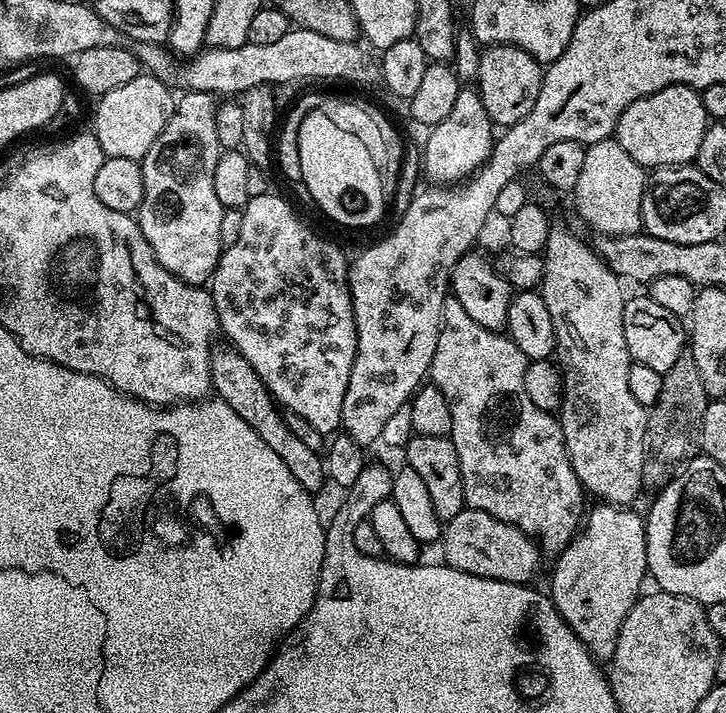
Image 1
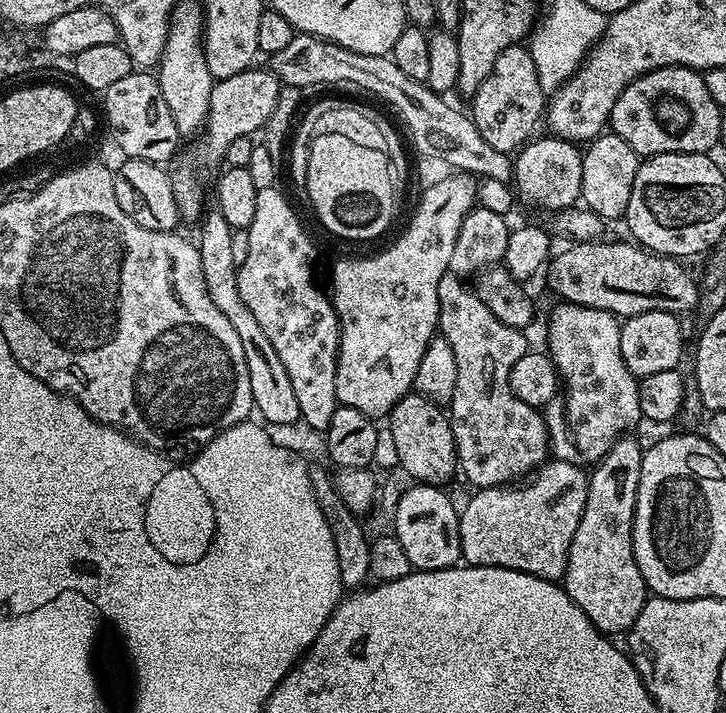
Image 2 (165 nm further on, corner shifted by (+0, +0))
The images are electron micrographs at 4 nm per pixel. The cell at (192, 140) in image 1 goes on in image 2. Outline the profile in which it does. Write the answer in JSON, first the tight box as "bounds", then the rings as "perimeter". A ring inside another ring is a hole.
{"bounds":[171,66,282,221],"perimeter":[[[253,66],[242,74],[233,74],[225,80],[213,83],[210,94],[210,110],[202,129],[204,140],[197,139],[193,148],[179,153],[175,161],[176,169],[171,169],[174,202],[180,211],[181,221],[201,219],[204,208],[204,171],[207,168],[219,169],[224,164],[226,146],[239,136],[252,136],[263,129],[264,123],[274,114],[274,106],[278,106],[278,94],[282,85],[267,67]]]}

